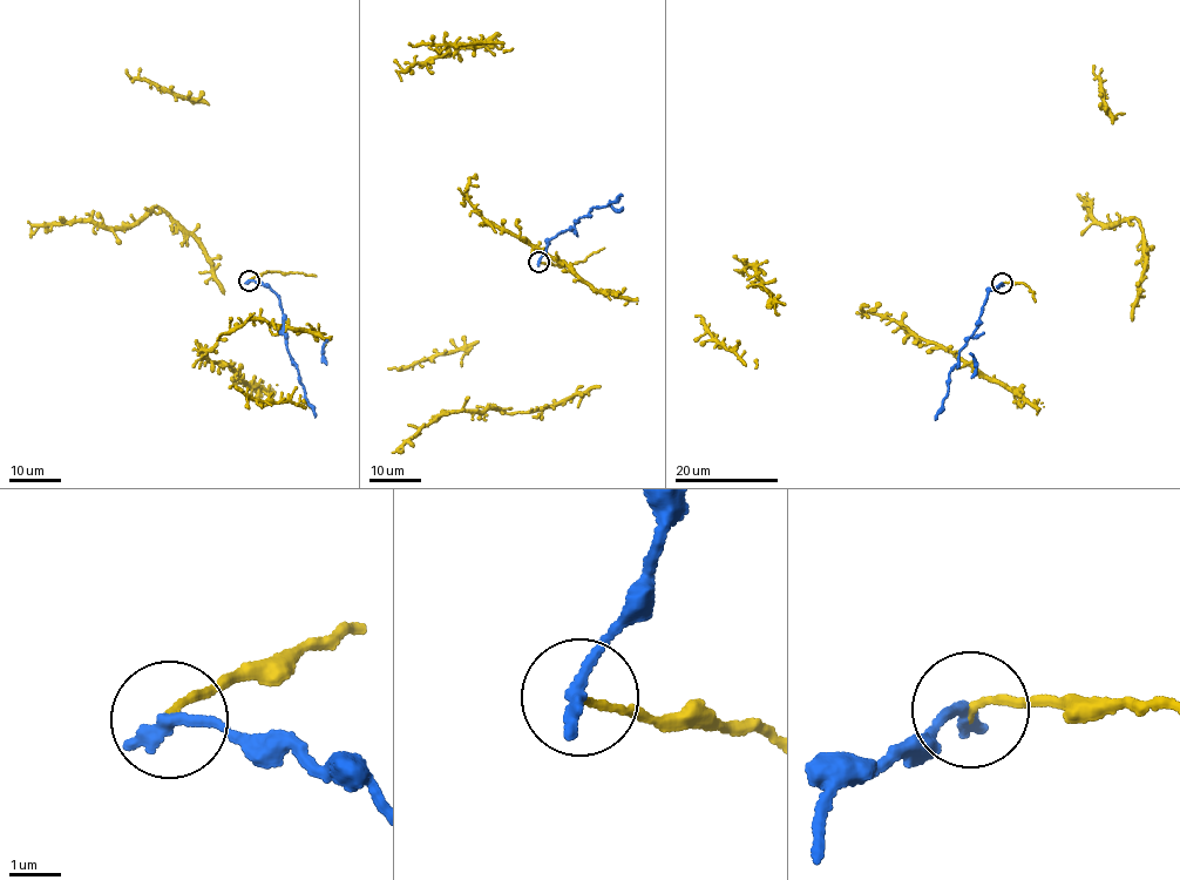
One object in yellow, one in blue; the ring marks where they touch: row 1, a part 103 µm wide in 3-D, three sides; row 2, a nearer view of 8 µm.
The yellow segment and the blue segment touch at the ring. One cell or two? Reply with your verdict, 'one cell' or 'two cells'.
two cells

